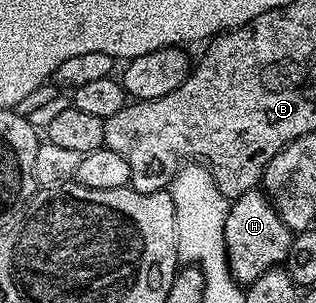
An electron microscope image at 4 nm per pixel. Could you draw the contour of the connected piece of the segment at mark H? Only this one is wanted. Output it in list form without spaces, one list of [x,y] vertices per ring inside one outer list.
[[[258,187],[249,189],[245,194],[234,197],[227,209],[225,240],[231,262],[231,274],[240,285],[248,286],[272,265],[293,239],[293,233],[287,227],[280,209],[271,205],[271,200]]]

